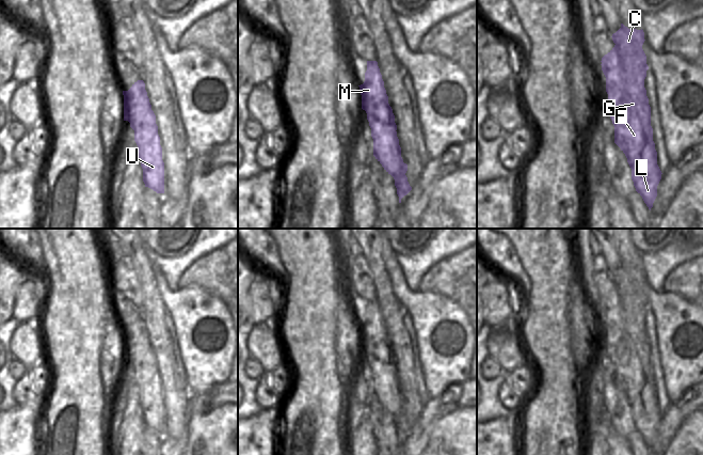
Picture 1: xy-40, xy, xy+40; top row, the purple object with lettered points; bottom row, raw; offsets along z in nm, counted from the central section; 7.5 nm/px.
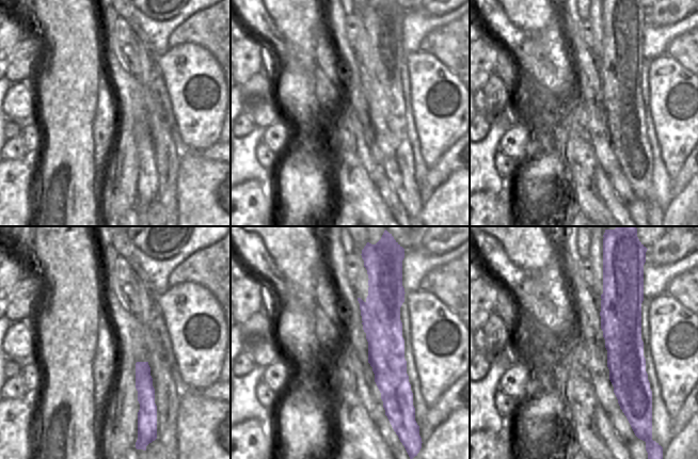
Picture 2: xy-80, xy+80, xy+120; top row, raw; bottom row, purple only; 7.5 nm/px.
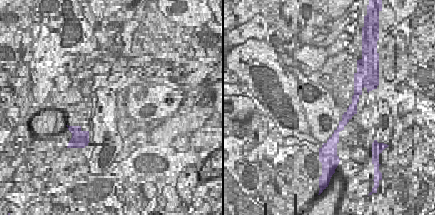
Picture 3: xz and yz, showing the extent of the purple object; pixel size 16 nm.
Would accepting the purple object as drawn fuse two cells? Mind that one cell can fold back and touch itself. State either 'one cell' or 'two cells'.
two cells

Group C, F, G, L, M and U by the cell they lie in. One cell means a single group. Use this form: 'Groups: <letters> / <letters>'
Groups: C F G L / M U.

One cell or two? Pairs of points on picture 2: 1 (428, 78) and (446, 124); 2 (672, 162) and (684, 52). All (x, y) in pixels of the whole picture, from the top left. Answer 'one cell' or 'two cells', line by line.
1: one cell
2: two cells

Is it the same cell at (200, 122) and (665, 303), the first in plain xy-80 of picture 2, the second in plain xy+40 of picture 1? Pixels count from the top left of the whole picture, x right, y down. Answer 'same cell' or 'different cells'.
same cell

